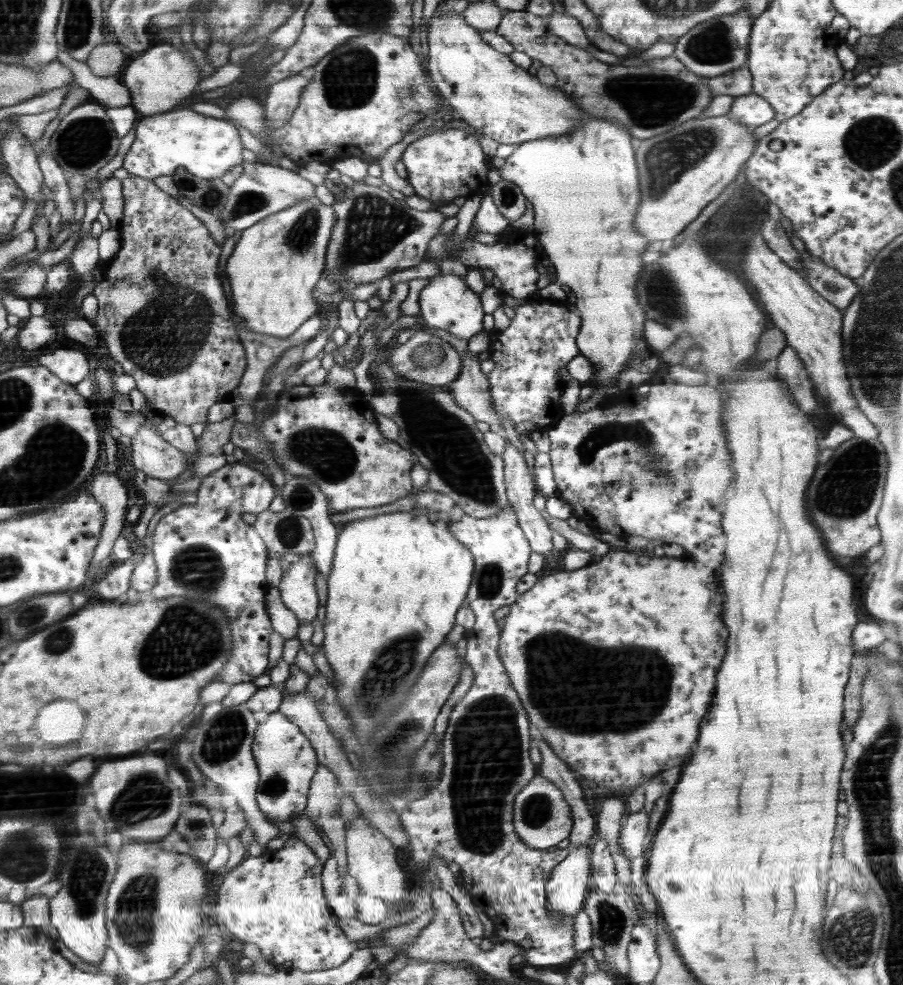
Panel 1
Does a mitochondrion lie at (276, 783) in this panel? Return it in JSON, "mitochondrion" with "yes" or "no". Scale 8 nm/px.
{"mitochondrion":"yes"}

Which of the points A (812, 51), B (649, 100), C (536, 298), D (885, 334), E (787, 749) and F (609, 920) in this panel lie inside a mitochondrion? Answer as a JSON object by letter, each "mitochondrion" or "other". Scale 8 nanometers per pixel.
{"A":"other","B":"mitochondrion","C":"other","D":"mitochondrion","E":"other","F":"mitochondrion"}

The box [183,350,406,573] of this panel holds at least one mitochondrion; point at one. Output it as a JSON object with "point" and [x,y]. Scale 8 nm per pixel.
{"point":[326,452]}

